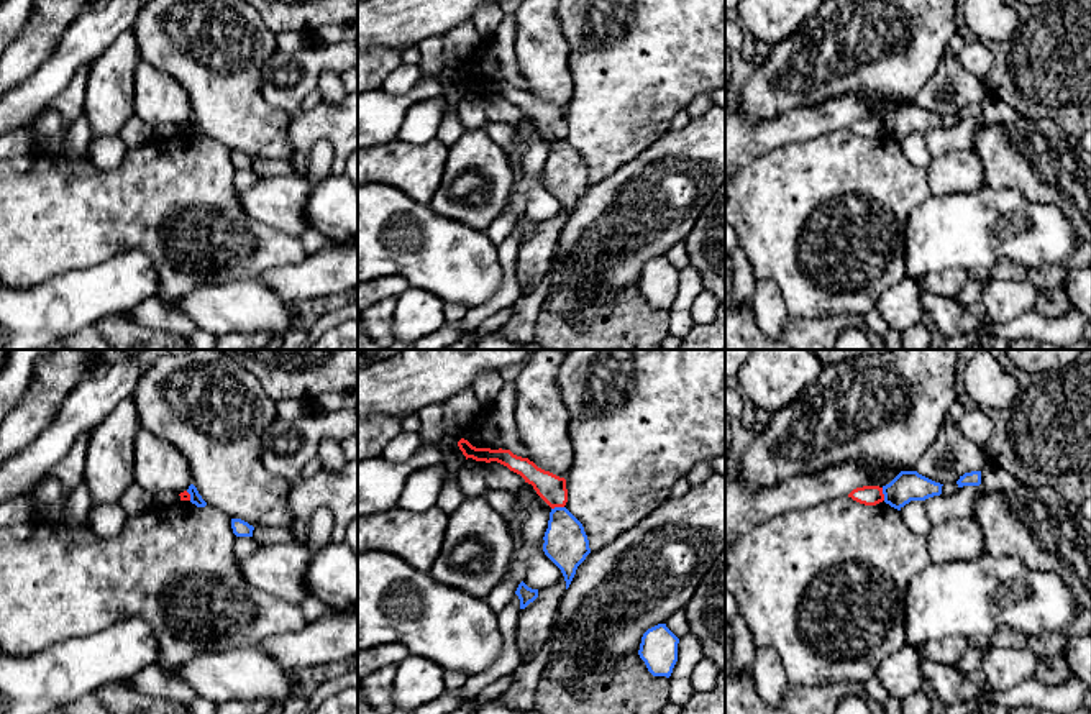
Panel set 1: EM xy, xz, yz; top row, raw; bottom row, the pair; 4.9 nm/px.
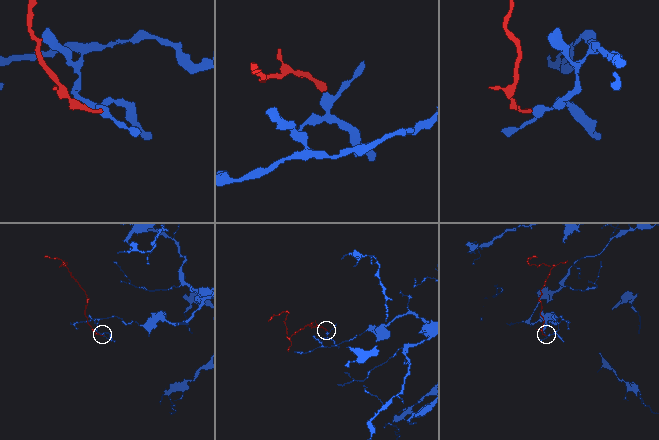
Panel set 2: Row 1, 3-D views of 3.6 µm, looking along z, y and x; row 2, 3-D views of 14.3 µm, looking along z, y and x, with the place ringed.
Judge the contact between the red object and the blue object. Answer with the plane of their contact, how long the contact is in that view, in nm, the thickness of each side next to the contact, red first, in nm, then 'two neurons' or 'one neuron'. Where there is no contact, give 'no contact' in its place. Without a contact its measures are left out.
xz | 70 nm | 140/220 nm | two neurons

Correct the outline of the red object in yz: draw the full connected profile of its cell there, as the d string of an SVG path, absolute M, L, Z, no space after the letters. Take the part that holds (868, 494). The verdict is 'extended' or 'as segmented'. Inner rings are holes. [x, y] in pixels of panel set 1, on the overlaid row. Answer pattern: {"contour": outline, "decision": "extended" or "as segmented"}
{"contour": "M863 486L853 489L848 497L865 506L876 506L884 501L883 487L879 486Z", "decision": "as segmented"}

